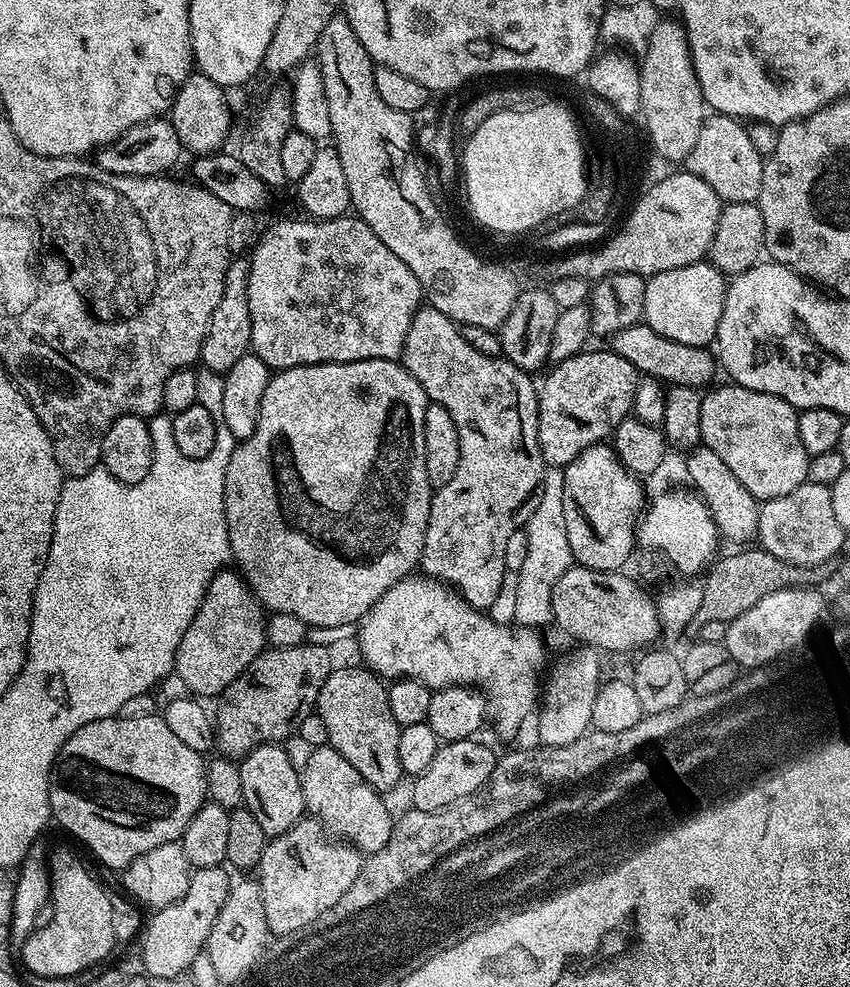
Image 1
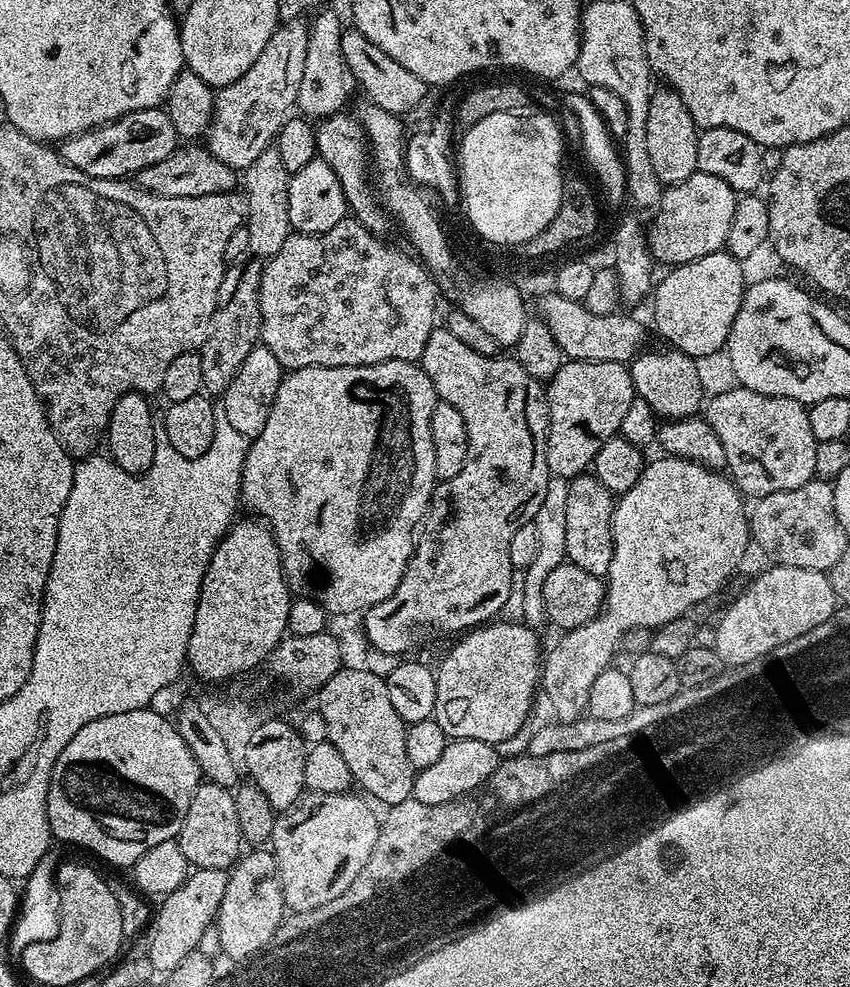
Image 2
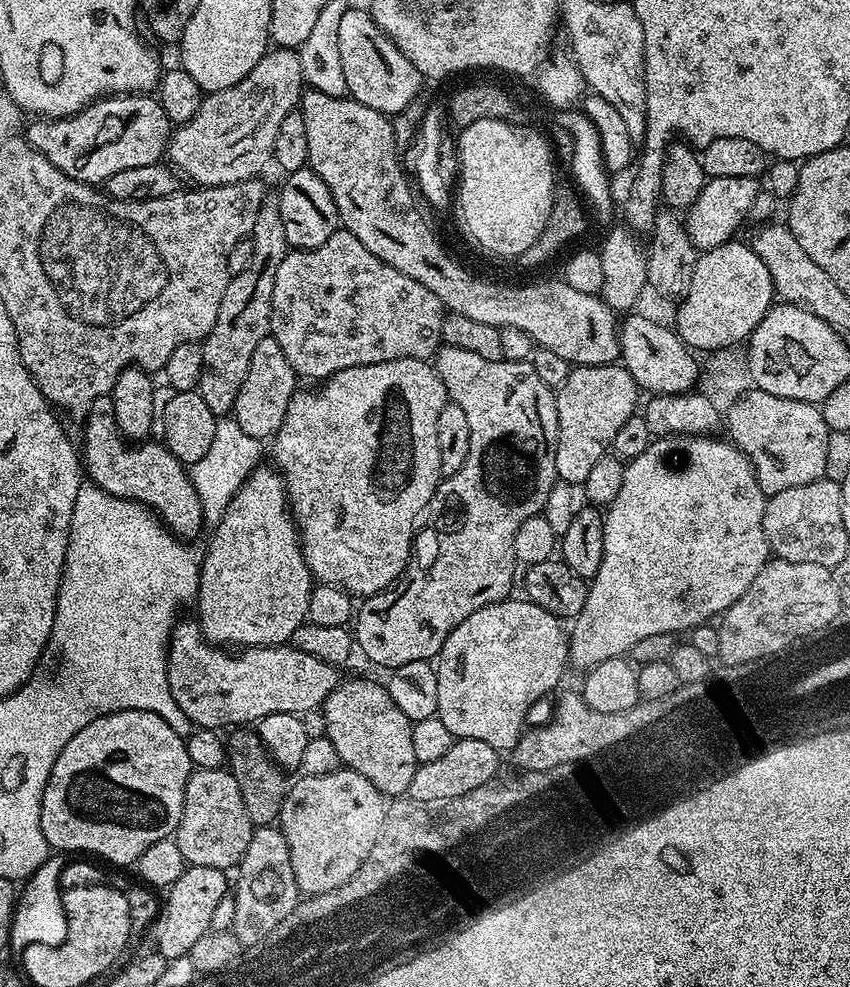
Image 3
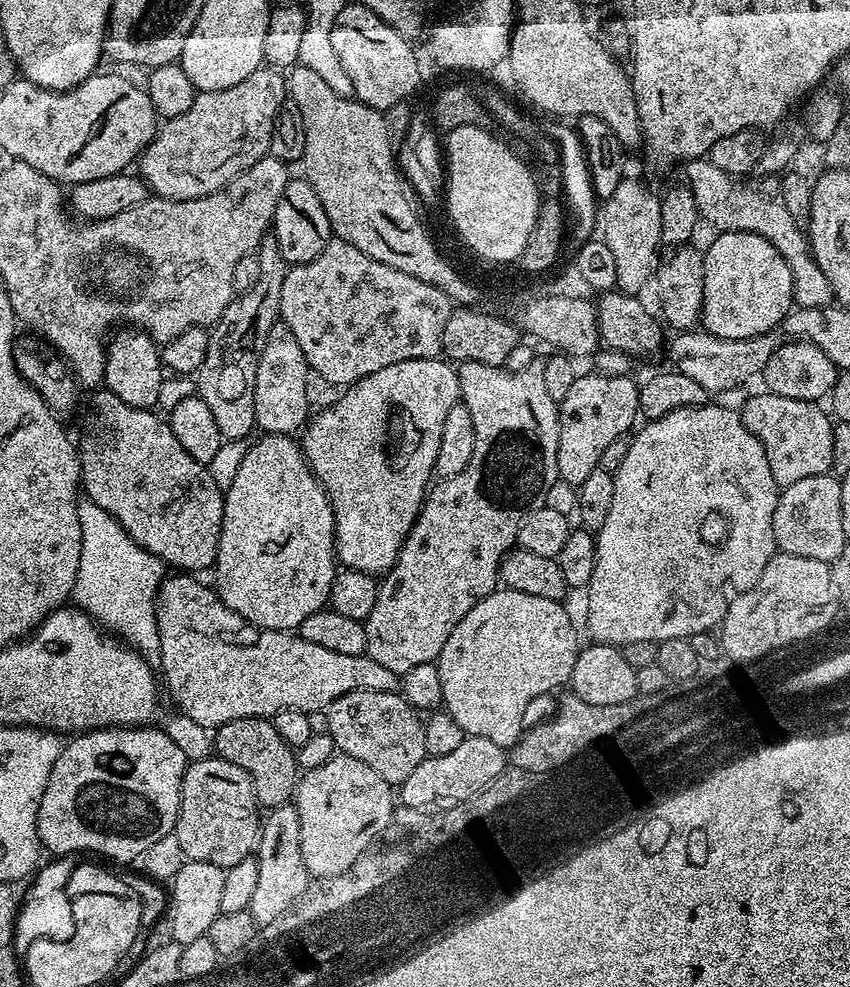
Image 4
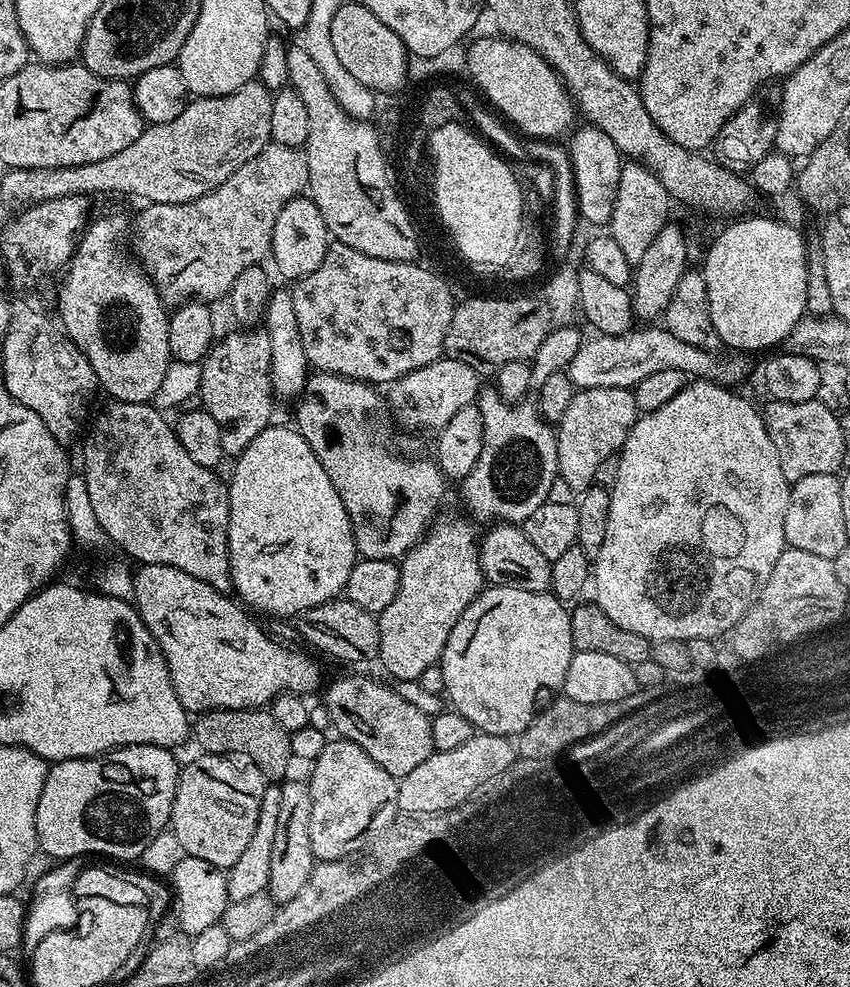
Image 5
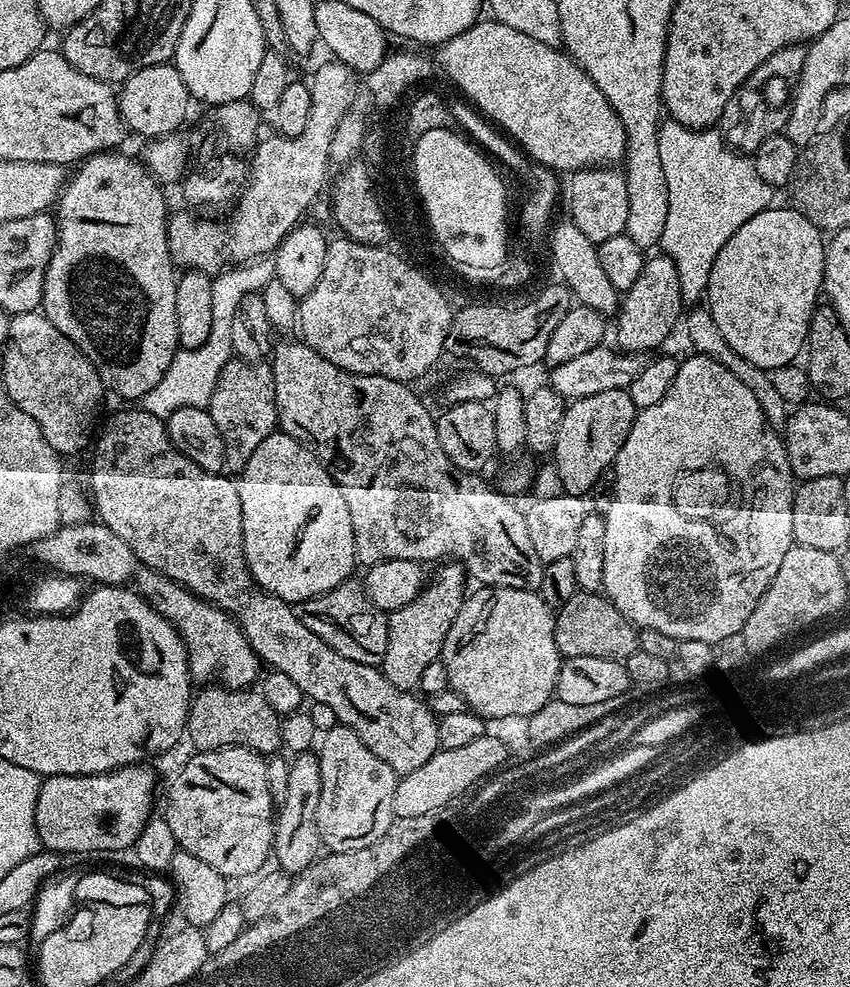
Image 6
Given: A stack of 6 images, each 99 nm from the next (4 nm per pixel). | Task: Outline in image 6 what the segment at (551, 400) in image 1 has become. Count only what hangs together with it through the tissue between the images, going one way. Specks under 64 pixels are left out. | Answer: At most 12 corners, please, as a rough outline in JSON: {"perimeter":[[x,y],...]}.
{"perimeter":[[615,388],[573,400],[556,476],[587,497],[616,462],[637,409]]}

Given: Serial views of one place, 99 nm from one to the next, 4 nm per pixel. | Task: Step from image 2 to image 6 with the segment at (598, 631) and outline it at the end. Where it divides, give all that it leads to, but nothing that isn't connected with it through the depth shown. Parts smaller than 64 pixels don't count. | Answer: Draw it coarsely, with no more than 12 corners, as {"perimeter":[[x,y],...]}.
{"perimeter":[[691,355],[637,411],[602,592],[720,646],[792,548],[750,386]]}

